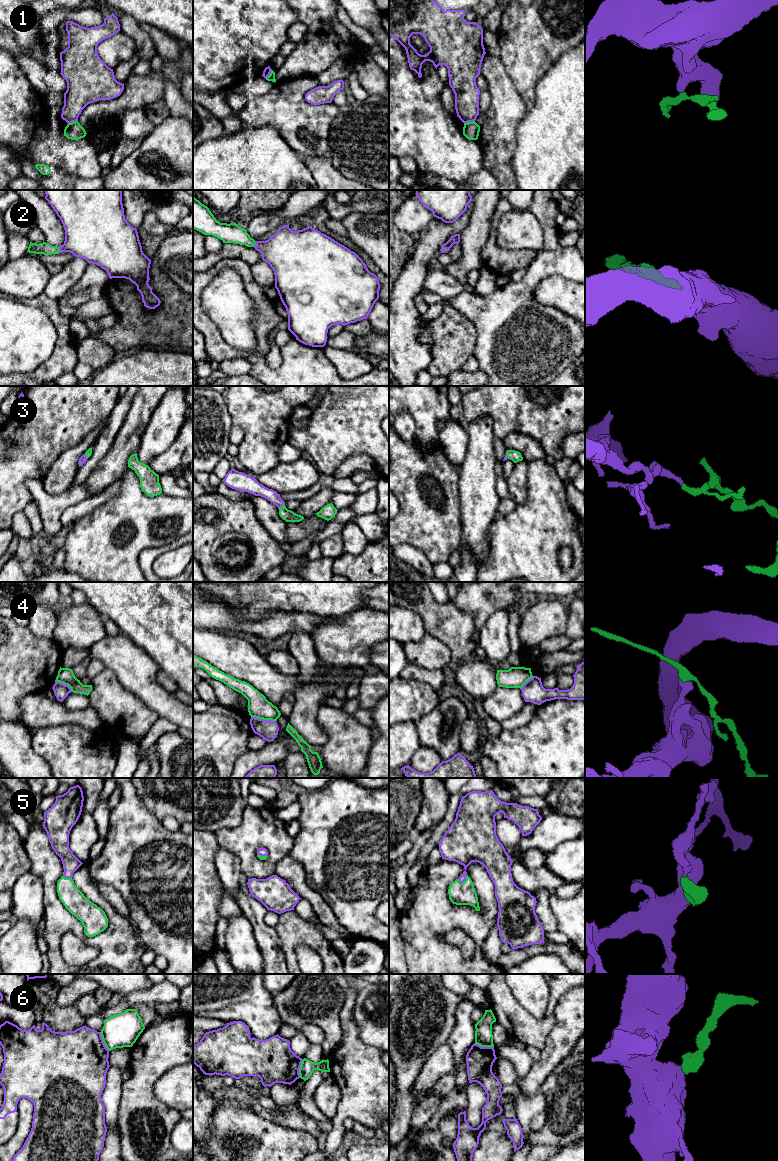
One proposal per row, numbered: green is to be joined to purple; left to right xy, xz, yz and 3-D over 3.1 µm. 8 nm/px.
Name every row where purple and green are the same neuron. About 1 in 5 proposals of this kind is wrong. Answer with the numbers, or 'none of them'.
2, 3, 5

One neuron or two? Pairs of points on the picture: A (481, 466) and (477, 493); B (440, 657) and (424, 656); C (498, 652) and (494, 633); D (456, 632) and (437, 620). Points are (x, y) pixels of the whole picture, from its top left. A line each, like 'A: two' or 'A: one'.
A: one
B: one
C: one
D: one

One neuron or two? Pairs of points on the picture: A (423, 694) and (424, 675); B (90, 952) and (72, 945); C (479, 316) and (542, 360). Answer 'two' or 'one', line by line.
A: two
B: one
C: one

